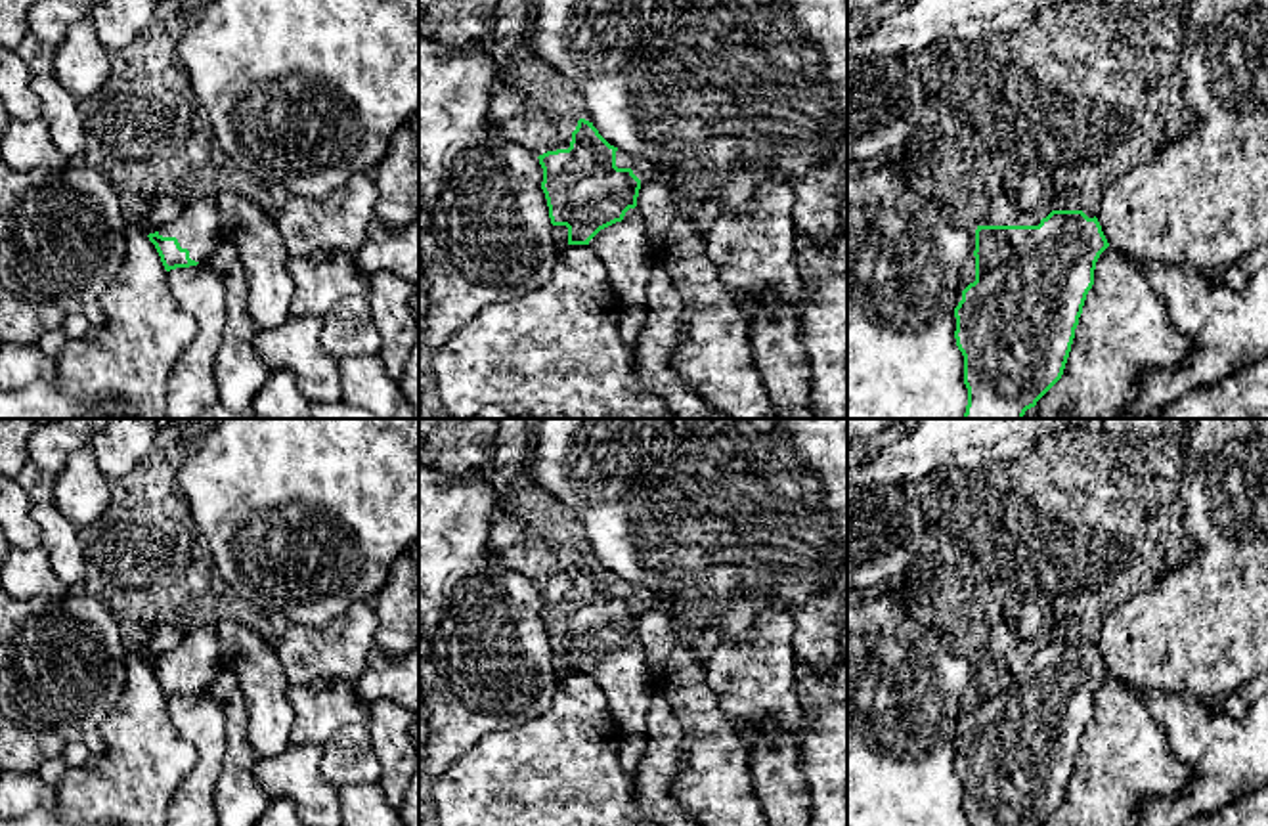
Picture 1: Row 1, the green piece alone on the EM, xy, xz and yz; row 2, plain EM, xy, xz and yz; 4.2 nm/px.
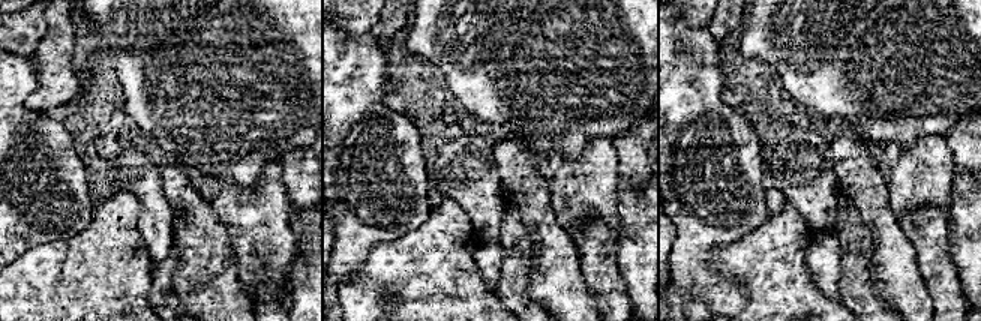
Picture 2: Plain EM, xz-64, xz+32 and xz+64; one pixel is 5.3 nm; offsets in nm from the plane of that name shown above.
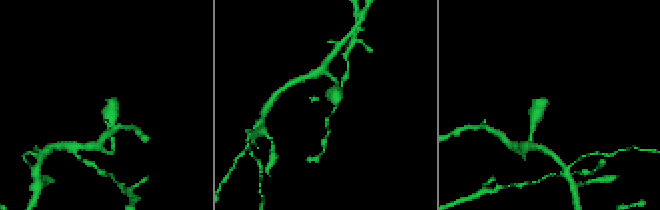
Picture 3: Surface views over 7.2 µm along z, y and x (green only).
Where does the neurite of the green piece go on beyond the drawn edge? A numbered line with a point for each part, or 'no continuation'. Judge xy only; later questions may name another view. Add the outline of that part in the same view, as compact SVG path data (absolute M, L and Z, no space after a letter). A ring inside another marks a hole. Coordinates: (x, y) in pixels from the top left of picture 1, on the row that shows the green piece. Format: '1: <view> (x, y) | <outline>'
1: xy (197, 228) | M205 195L186 203L176 220L159 229L163 237L176 237L189 258L207 264L216 245L224 239L218 197Z

